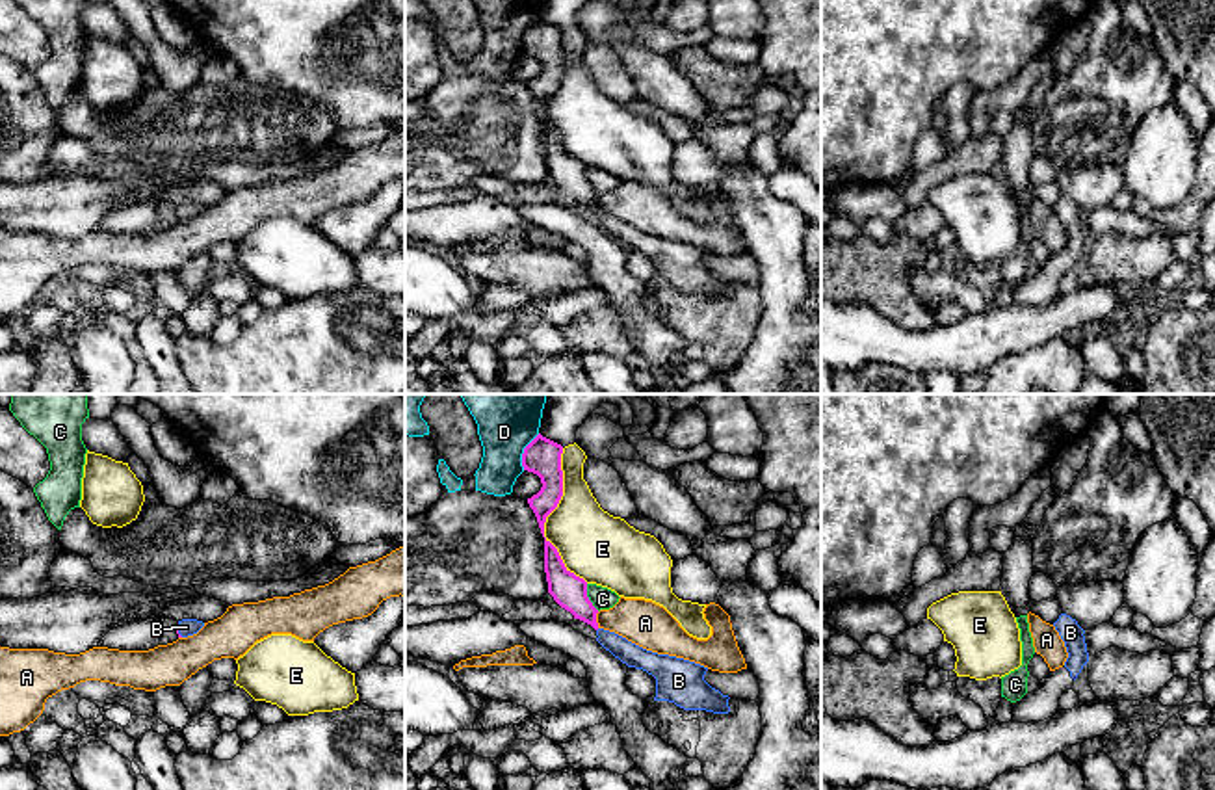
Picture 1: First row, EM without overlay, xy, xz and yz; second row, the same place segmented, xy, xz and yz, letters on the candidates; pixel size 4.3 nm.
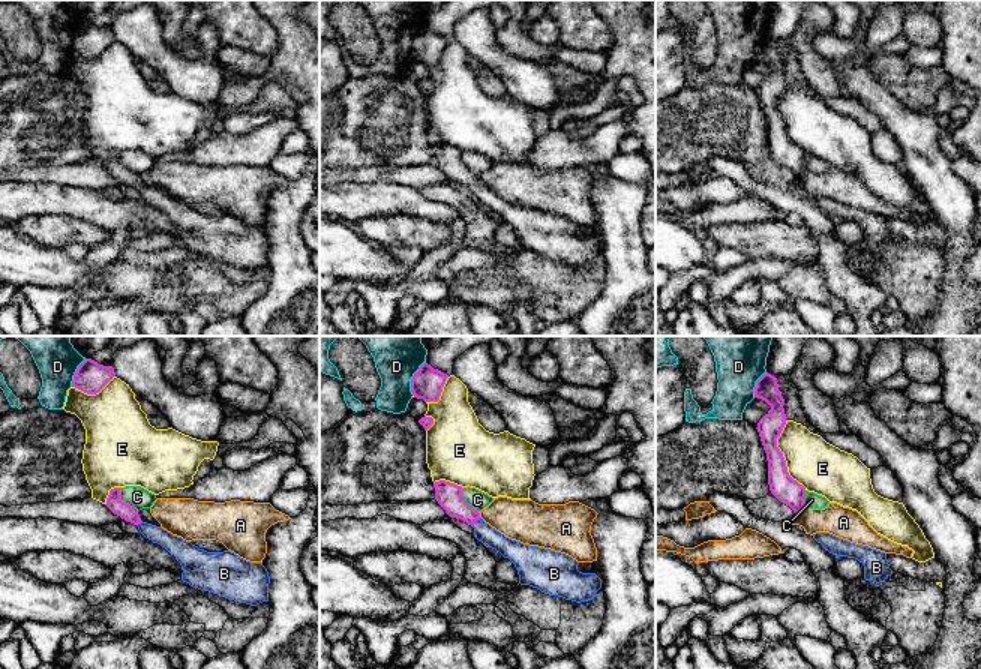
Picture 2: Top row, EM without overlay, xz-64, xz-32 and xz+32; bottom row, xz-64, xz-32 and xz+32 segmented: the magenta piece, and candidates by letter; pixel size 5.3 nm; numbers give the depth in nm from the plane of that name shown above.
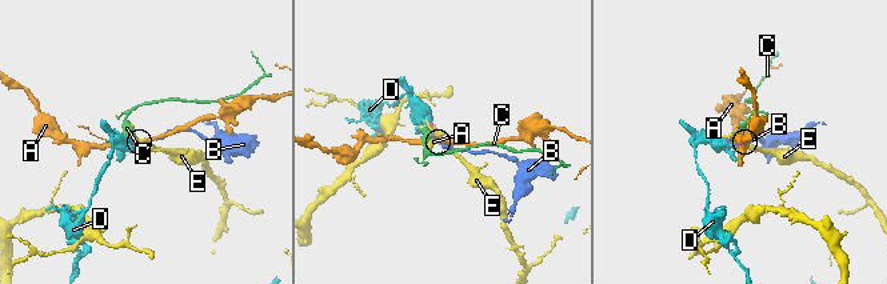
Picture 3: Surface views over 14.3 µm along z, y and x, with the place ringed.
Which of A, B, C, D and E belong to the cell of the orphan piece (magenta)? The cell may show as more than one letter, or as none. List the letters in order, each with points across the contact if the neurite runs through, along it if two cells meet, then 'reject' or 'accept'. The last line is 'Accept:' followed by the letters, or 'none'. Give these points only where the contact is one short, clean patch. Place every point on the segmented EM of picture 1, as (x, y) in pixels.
A: along xz (599, 612), (597, 627) | reject
B: across xy (177, 625), (177, 631), (186, 627) | accept
C: along xz (586, 584), (586, 595), (599, 610) | reject
D: along xz (539, 434), (524, 448), (522, 469) | reject
E: reject
Accept: B

